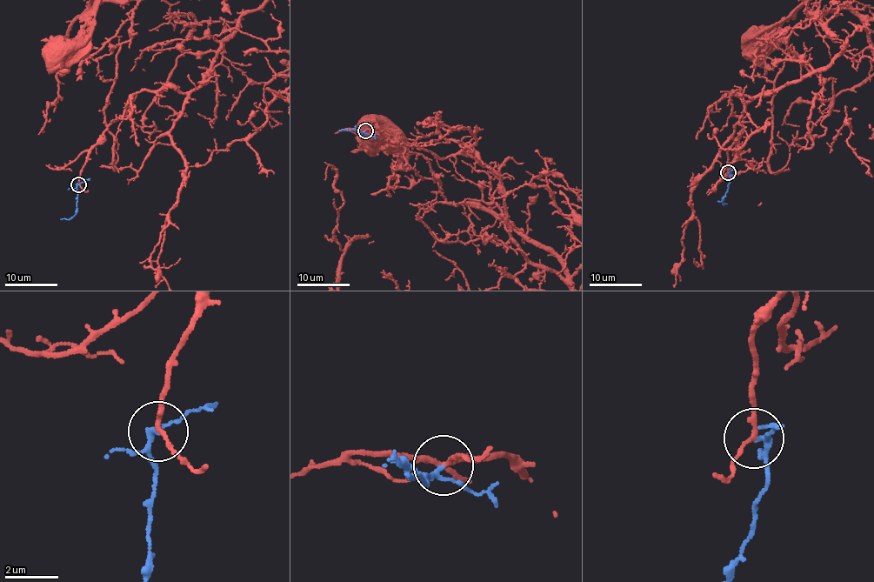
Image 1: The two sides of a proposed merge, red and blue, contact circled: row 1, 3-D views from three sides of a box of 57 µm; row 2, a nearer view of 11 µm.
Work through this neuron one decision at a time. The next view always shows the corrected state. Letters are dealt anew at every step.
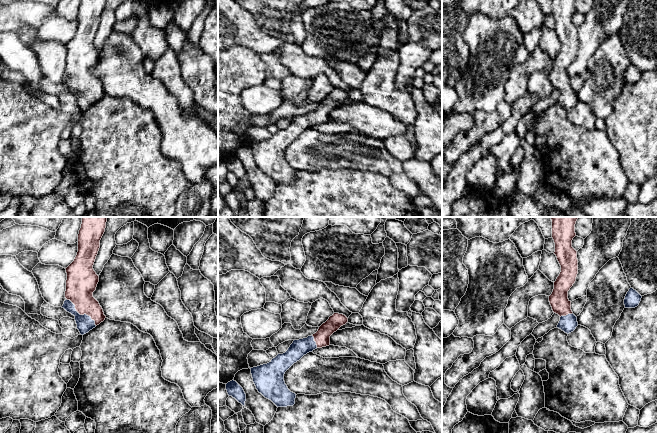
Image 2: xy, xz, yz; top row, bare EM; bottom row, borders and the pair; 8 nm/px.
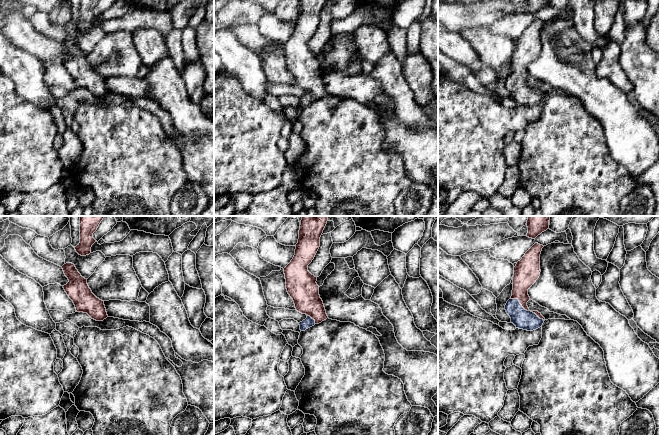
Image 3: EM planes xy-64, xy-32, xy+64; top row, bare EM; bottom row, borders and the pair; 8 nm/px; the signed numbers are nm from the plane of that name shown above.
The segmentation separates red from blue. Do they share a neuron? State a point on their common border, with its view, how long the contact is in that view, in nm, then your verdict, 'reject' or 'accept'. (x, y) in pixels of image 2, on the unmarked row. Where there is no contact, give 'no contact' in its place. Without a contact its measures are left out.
xy (81, 90) | 340 nm | accept

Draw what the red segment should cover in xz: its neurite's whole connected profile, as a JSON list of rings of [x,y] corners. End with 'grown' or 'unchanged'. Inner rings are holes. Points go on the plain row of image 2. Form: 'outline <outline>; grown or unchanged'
outline [[[334,89],[315,110],[294,116],[285,129],[278,130],[267,140],[250,144],[258,168],[277,183],[293,182],[296,170],[285,160],[285,148],[307,129],[329,122],[330,112],[347,98],[348,94],[345,91]]]; grown

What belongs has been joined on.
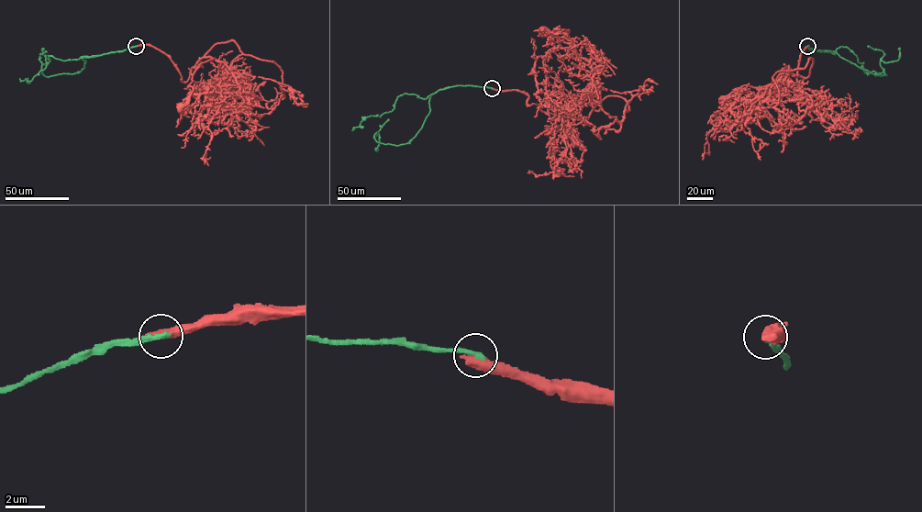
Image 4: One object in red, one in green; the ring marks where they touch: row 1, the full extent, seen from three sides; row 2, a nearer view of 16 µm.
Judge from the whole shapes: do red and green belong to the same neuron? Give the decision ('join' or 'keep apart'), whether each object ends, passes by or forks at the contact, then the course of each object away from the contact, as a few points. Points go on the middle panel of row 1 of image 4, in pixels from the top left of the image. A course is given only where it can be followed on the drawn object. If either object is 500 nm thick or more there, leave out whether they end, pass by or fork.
keep apart; red runs (492, 88), (527, 94), (527, 105), (552, 92), (565, 94), (547, 82), (545, 58), (553, 48), (544, 31); green runs (492, 88), (438, 89), (410, 141), (378, 142), (377, 132), (378, 149)

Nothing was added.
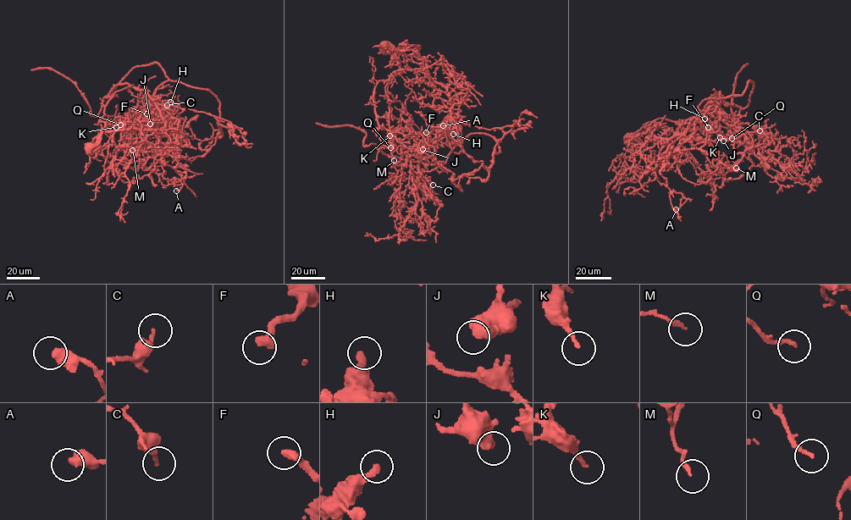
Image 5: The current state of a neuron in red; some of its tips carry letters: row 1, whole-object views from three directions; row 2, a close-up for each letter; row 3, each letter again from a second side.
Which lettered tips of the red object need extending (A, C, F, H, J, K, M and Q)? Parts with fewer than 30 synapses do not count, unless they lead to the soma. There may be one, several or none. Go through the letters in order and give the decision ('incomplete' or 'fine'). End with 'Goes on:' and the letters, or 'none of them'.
A: fine
C: fine
F: incomplete
H: fine
J: fine
K: fine
M: fine
Q: incomplete
Goes on: F, Q

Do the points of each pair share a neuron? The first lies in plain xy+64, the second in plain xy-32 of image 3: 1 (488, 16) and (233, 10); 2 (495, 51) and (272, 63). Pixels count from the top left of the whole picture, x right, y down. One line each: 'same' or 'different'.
1: same
2: same

